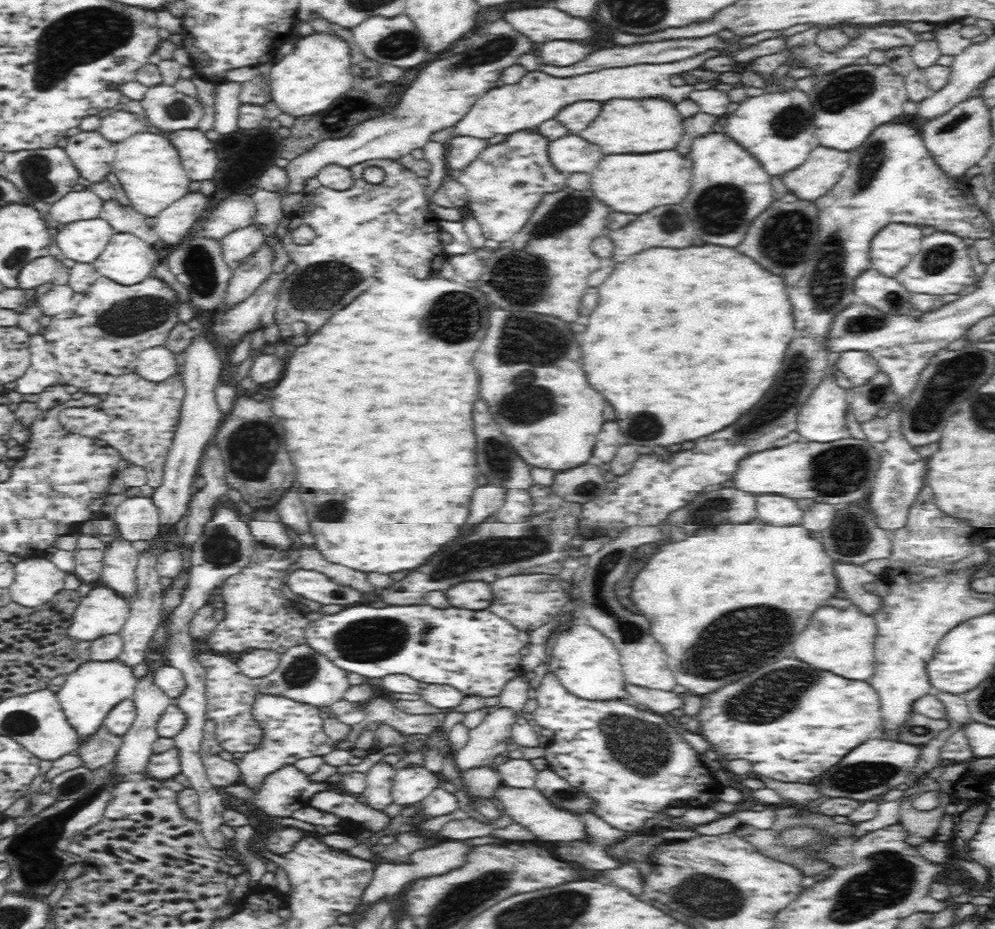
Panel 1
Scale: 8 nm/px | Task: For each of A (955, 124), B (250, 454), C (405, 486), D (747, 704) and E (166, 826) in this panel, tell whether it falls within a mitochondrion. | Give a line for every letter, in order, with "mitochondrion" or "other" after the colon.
A: mitochondrion
B: mitochondrion
C: other
D: mitochondrion
E: other

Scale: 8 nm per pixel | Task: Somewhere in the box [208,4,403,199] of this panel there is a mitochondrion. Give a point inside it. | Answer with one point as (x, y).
(332, 121)

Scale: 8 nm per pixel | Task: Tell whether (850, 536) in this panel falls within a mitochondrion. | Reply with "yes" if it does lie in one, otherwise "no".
yes

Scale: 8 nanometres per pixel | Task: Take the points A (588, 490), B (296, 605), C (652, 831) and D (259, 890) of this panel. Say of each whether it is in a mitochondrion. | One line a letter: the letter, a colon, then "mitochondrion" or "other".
A: other
B: other
C: other
D: other

